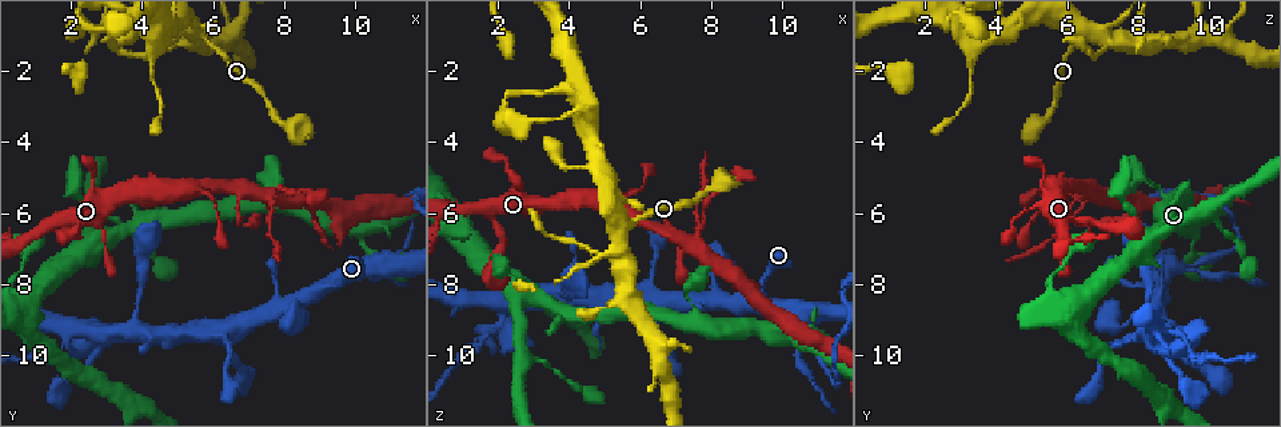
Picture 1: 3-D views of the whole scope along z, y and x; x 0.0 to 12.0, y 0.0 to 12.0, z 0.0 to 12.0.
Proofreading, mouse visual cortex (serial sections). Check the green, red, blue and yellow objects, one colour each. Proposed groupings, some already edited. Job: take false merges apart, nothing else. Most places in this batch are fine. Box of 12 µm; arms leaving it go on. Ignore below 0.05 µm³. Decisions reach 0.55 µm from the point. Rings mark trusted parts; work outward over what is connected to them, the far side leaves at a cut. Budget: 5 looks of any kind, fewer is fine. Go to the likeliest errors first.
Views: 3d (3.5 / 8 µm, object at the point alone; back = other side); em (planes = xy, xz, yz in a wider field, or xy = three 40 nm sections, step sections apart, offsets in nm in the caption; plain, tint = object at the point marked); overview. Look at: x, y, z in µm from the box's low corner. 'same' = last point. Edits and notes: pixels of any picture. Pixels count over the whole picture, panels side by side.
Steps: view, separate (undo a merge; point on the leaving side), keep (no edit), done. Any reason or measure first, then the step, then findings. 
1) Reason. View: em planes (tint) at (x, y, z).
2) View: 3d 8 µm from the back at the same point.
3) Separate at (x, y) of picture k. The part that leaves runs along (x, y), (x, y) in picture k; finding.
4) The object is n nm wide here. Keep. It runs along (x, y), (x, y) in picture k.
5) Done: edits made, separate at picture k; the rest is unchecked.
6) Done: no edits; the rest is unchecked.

Sharp bend. View: 3d 3.5 µm at (7.5, 5.5, 6.9).

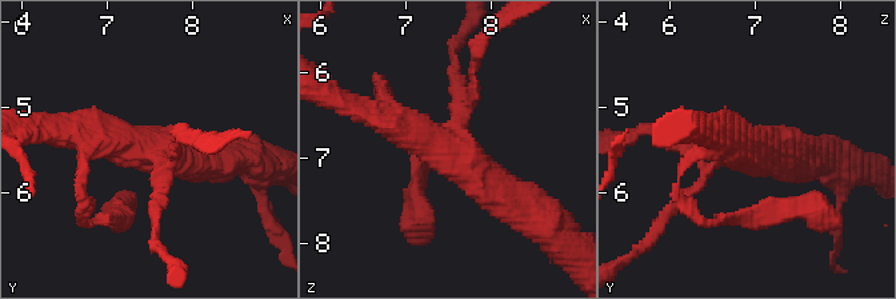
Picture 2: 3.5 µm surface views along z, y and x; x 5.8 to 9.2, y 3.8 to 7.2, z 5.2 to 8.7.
4 arms meet here; the arms are 150, 150, 300, 450 nm wide; shape alone is not enough. View: em planes (tint) at (7.40, 5.50, 6.85).

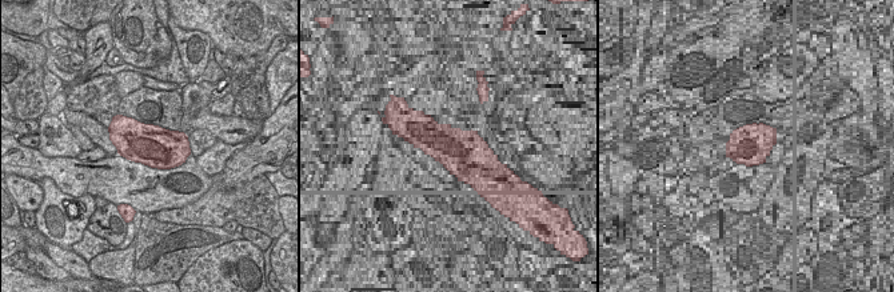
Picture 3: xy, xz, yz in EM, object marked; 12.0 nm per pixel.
View: em xy step 1 (tint) at the same point.

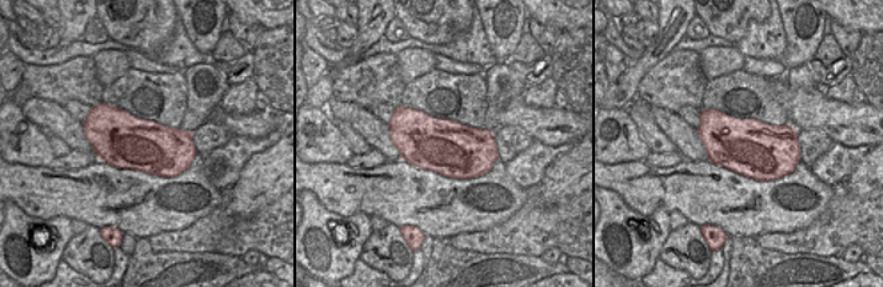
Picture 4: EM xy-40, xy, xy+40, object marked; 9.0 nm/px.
The object is 500 nm wide here. Keep. It runs along (363, 111), (436, 142), (514, 203) in picture 2; continuous, no second cell.

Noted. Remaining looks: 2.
Calibre changes. View: 3d 3.5 µm at (4.2, 2.0, 3.4).

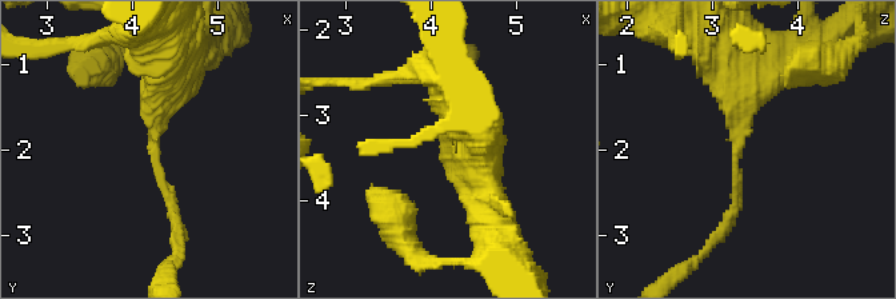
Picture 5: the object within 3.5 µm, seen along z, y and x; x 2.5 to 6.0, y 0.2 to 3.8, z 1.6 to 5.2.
View: em xy step 3 (tint) at (4.25, 2.00, 3.35).

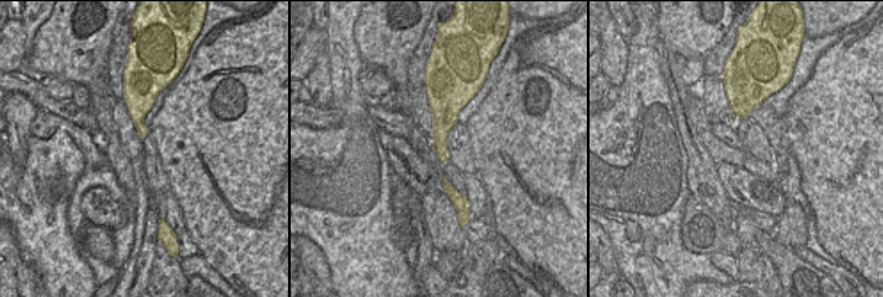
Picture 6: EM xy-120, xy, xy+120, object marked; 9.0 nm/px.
Keep. It runs along (755, 58), (724, 230) in picture 5; one cell here.

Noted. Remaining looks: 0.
Done: no edits; the rest is unchecked.

